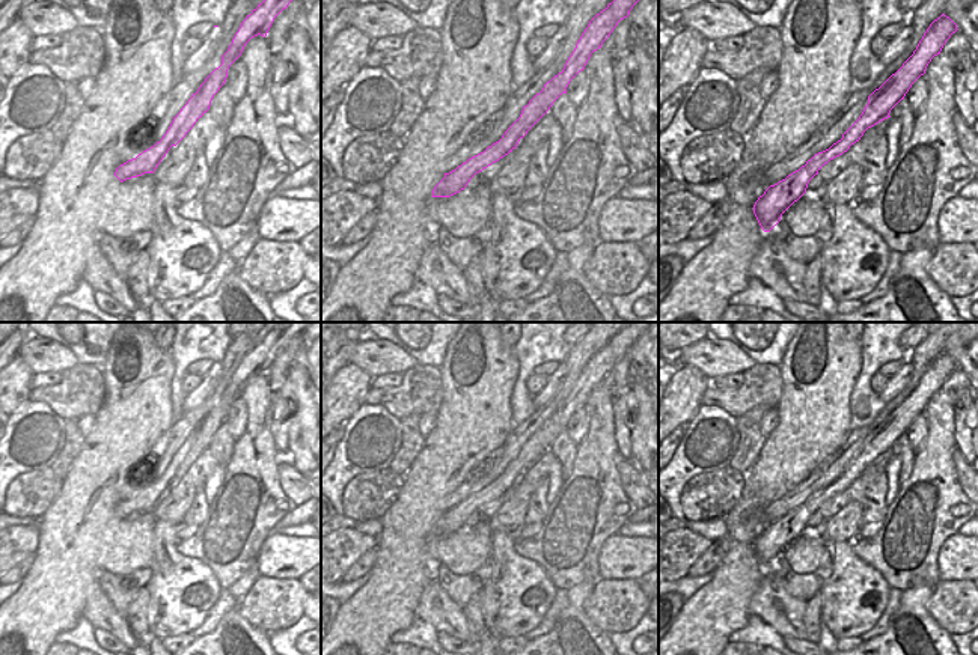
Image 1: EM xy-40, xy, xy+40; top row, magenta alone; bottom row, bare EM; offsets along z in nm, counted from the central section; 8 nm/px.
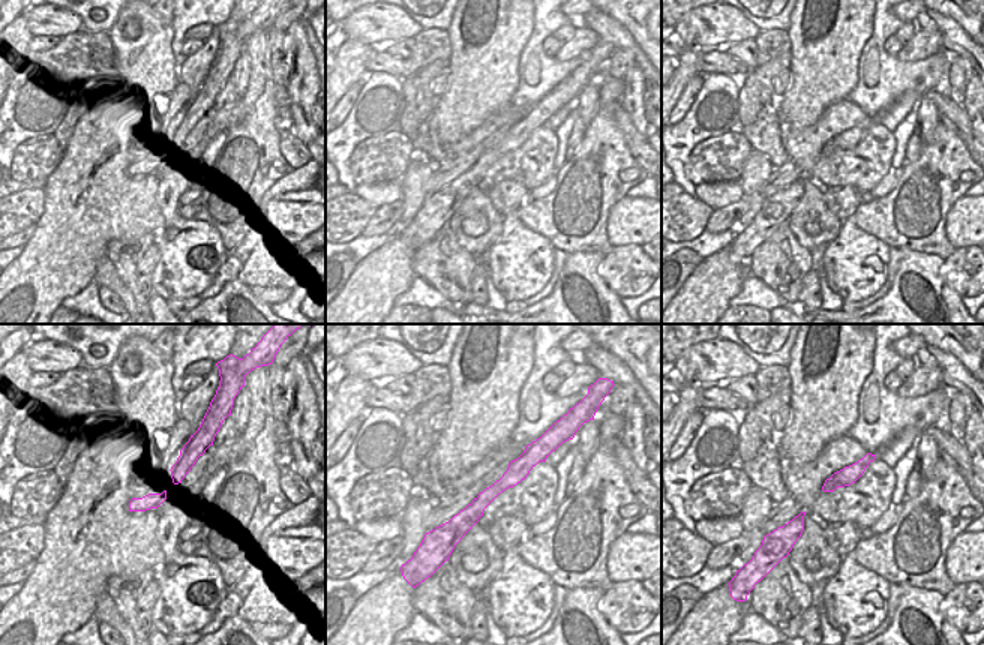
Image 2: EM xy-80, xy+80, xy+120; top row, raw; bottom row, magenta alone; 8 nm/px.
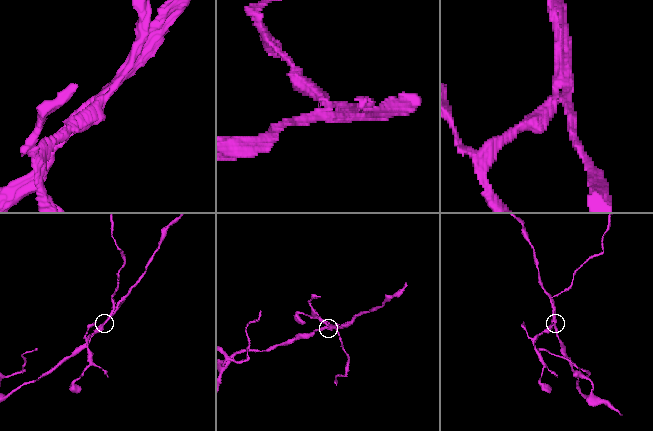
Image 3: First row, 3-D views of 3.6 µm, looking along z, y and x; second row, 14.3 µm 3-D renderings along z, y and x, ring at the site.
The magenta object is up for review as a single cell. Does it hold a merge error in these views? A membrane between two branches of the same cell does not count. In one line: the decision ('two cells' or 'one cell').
two cells

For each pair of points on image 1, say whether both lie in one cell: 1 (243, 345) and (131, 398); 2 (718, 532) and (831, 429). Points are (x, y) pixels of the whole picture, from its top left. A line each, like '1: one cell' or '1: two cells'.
1: two cells
2: two cells

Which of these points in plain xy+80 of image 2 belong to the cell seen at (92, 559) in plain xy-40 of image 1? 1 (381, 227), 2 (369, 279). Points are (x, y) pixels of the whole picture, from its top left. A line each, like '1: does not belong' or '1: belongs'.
1: does not belong
2: belongs

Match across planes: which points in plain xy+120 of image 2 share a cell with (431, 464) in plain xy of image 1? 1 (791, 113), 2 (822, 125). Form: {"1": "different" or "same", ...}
{"1": "same", "2": "different"}

